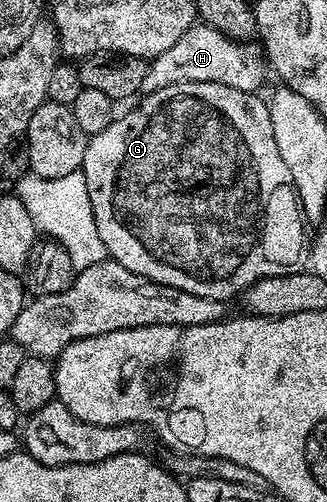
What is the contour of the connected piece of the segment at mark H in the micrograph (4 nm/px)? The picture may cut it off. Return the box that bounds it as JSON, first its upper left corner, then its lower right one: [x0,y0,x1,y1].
[141,22,267,92]

